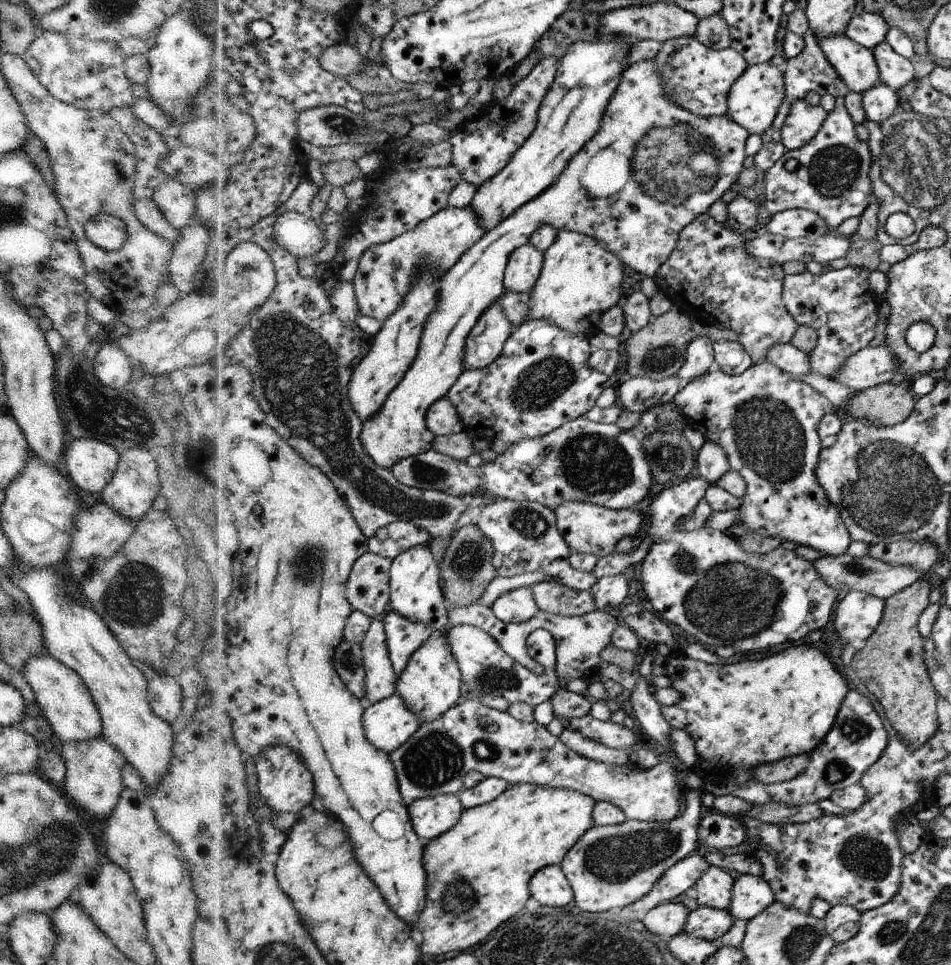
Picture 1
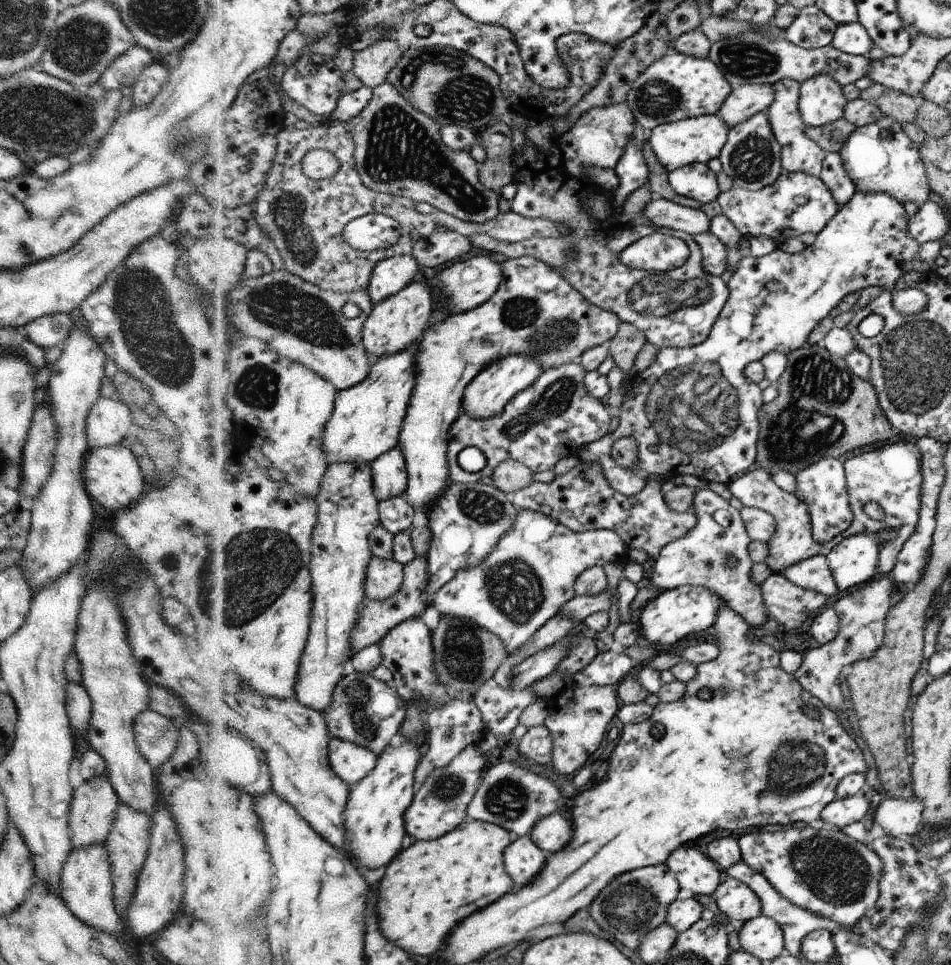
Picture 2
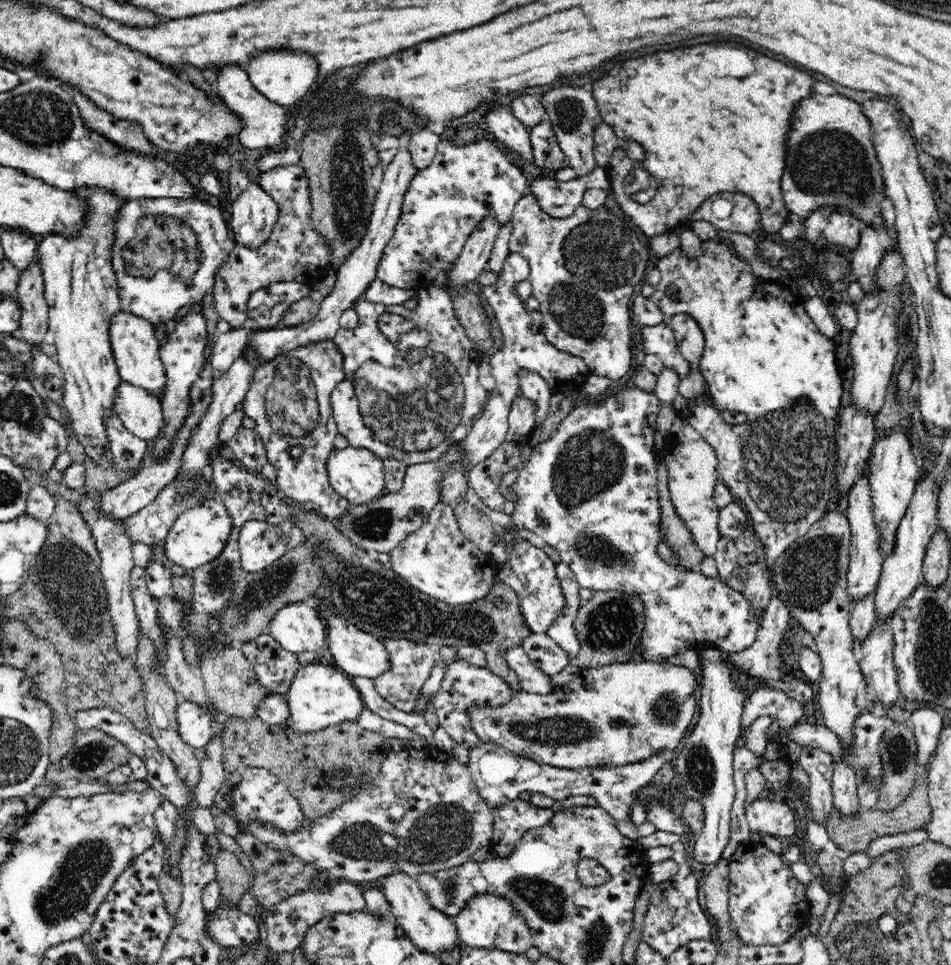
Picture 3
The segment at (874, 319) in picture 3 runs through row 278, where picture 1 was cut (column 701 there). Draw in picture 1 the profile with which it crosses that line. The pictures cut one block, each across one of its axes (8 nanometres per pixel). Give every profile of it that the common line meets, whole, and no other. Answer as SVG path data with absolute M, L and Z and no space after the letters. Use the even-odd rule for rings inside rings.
M710 865L695 886L699 904L703 907L728 910L732 904L734 884L736 880L726 869Z

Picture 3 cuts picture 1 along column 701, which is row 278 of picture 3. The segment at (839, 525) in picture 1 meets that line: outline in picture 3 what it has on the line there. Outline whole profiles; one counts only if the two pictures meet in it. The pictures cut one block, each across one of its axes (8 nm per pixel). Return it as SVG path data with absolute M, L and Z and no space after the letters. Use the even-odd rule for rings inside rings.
M477 139L476 142L464 146L453 144L450 140L441 140L437 149L434 164L424 170L417 170L412 179L402 202L402 214L394 228L394 236L386 244L380 256L380 264L376 268L376 278L396 288L414 289L419 292L428 284L432 284L432 279L438 272L450 270L454 266L467 237L481 220L496 217L499 227L505 225L512 220L518 200L529 193L526 187L529 182L521 169L516 167L492 140Z

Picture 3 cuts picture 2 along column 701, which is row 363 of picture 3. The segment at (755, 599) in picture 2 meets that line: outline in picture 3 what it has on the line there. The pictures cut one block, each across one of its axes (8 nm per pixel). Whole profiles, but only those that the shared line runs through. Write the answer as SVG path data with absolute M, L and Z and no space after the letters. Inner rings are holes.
M509 252L496 283L486 289L487 301L494 309L494 316L504 335L504 346L493 356L487 358L496 387L489 391L489 398L486 400L484 410L460 444L462 451L464 451L465 463L462 461L452 463L439 480L439 486L441 486L439 502L448 506L454 506L454 504L466 500L470 470L478 462L490 457L506 440L506 429L509 427L507 418L511 400L514 400L514 397L520 395L521 392L520 383L518 383L520 370L536 372L545 378L553 394L561 393L563 395L574 391L579 392L591 374L583 358L568 352L561 352L548 342L542 333L541 326L532 321L524 302L516 296L515 285L522 280L527 280L529 274L529 262L521 254Z

